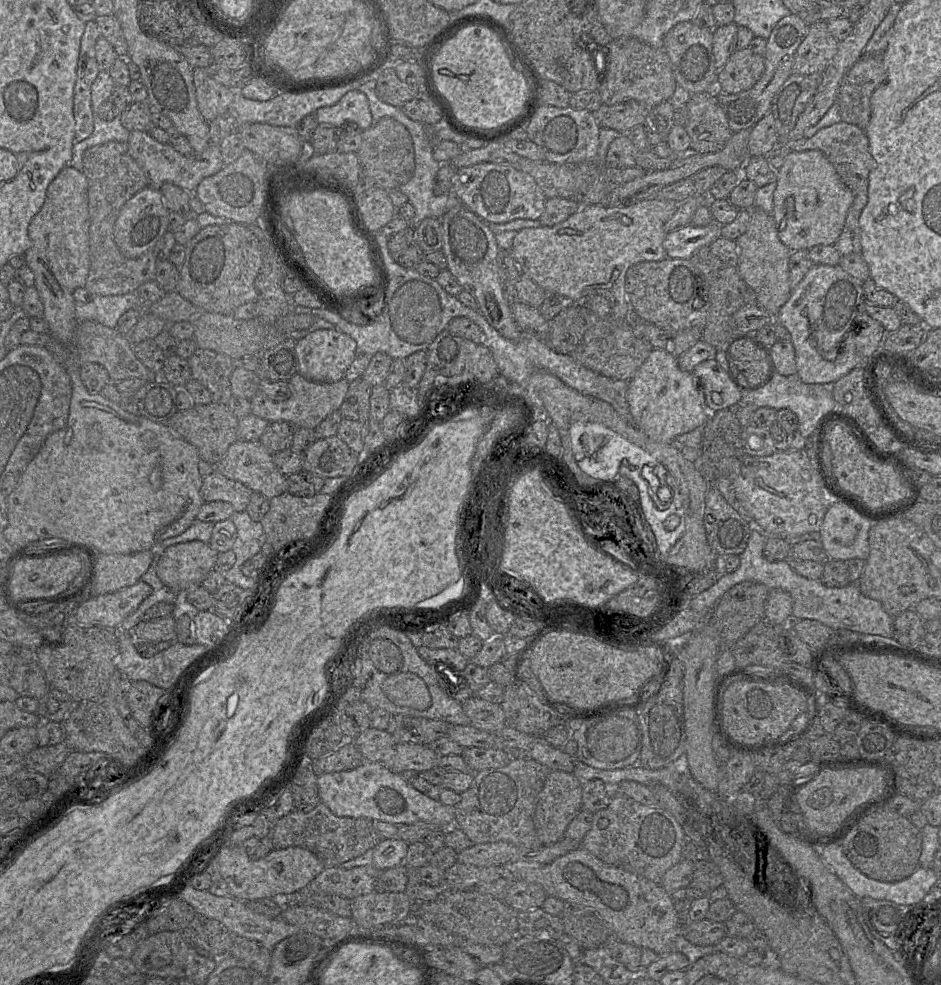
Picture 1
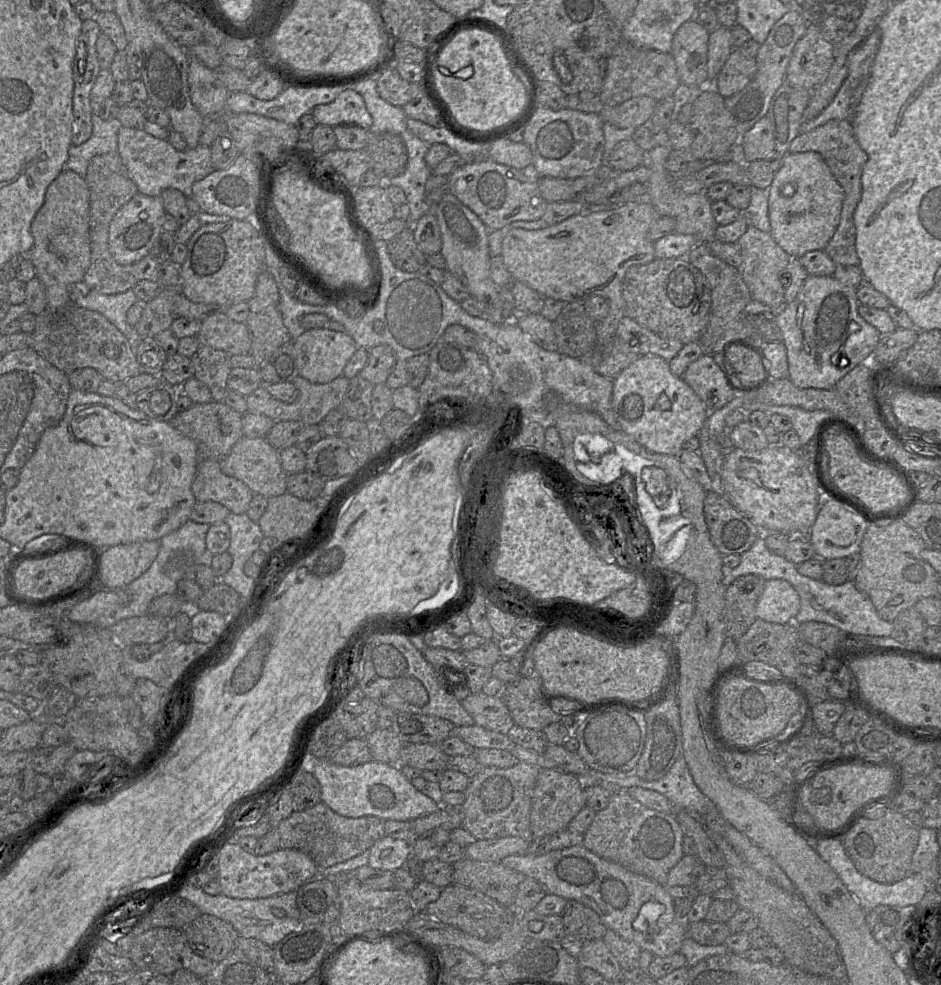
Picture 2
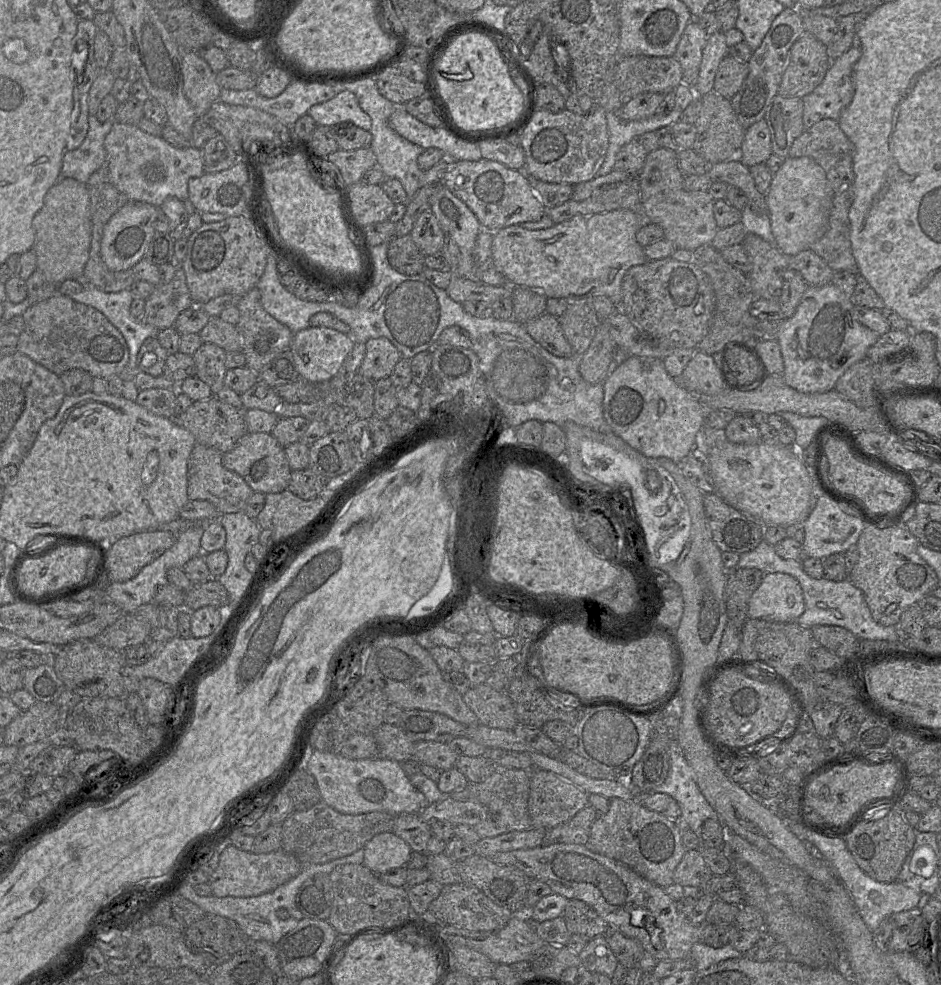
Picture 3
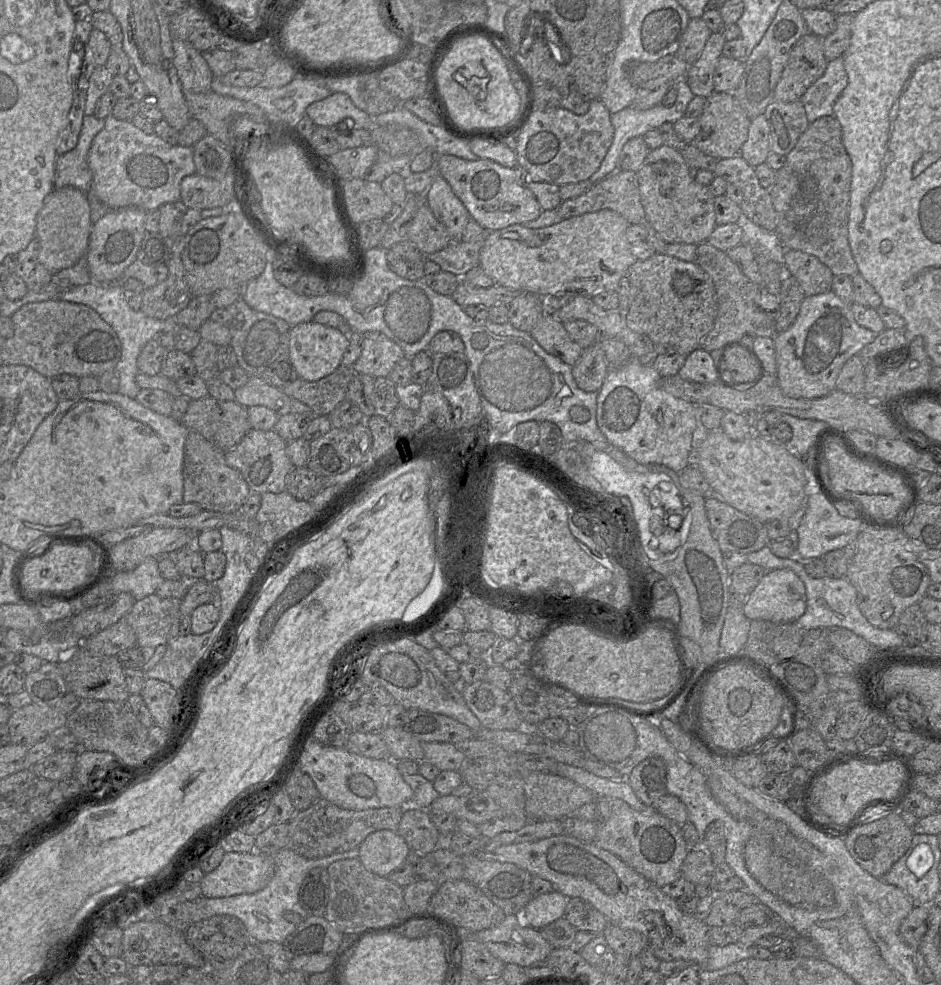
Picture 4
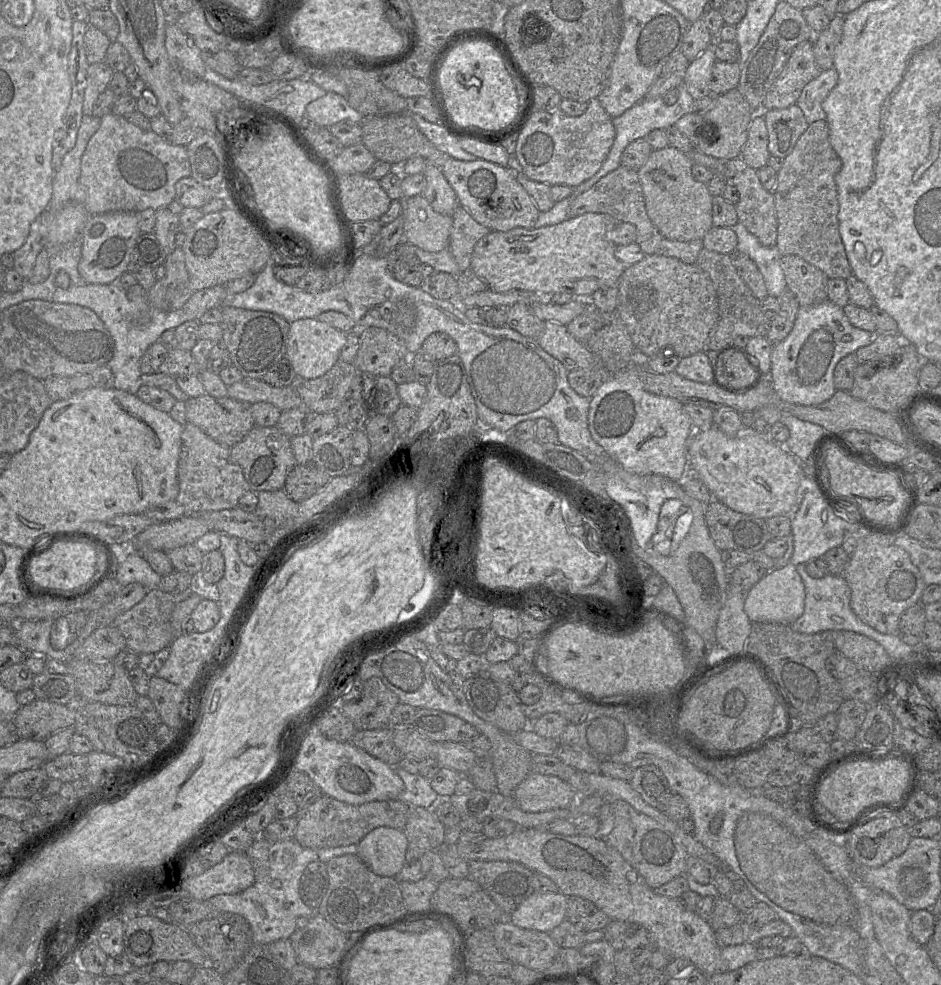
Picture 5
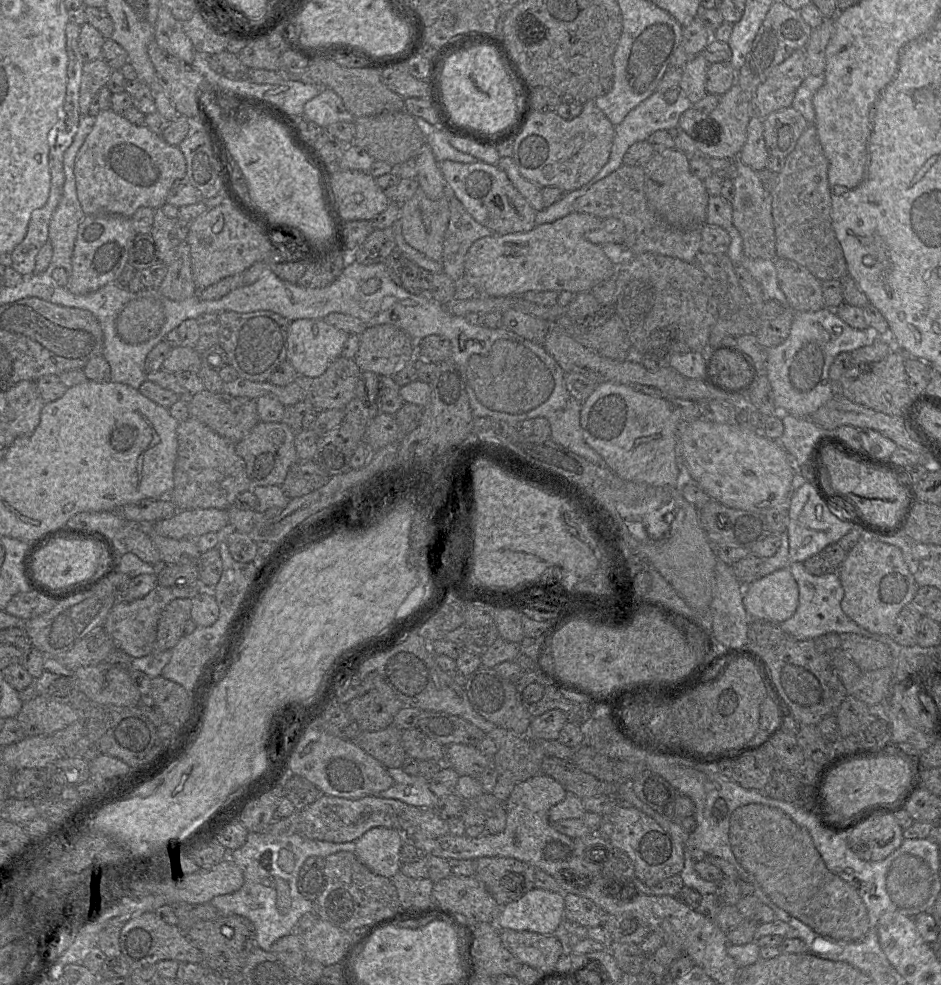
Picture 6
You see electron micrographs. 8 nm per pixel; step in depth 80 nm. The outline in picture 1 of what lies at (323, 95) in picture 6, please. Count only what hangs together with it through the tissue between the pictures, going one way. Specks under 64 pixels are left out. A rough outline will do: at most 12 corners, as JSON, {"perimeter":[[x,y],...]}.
{"perimeter":[[359,90],[314,114],[319,125],[373,125],[368,99]]}

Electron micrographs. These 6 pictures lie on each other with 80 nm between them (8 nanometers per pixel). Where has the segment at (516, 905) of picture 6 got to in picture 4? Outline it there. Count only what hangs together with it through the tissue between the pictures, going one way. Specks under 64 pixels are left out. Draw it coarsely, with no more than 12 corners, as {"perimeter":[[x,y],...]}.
{"perimeter":[[557,891],[532,897],[522,920],[543,929],[564,917],[569,899]]}

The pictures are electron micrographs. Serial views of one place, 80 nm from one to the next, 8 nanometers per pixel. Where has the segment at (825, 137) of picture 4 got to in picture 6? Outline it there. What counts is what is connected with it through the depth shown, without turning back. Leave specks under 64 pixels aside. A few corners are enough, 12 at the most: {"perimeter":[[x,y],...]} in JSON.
{"perimeter":[[800,136],[770,192],[776,256],[820,281],[848,274],[829,161]]}

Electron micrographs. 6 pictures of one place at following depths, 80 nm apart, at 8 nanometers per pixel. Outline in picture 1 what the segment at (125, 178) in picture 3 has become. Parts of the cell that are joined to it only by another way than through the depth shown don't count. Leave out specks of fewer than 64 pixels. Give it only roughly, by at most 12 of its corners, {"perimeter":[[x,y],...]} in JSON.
{"perimeter":[[129,131],[129,153],[149,186],[190,193],[223,167],[219,145],[182,155]]}

